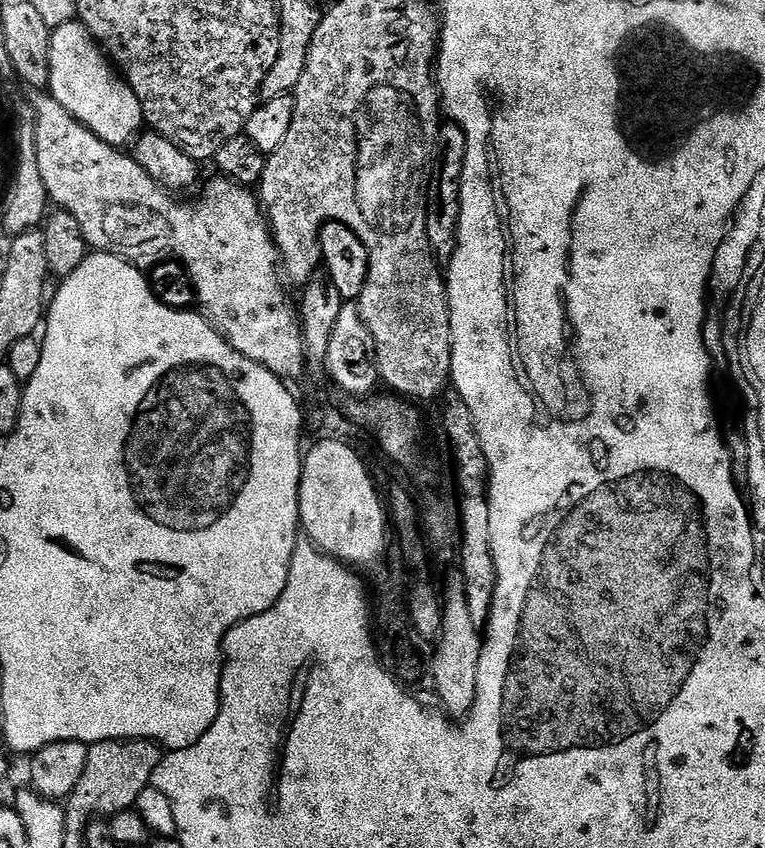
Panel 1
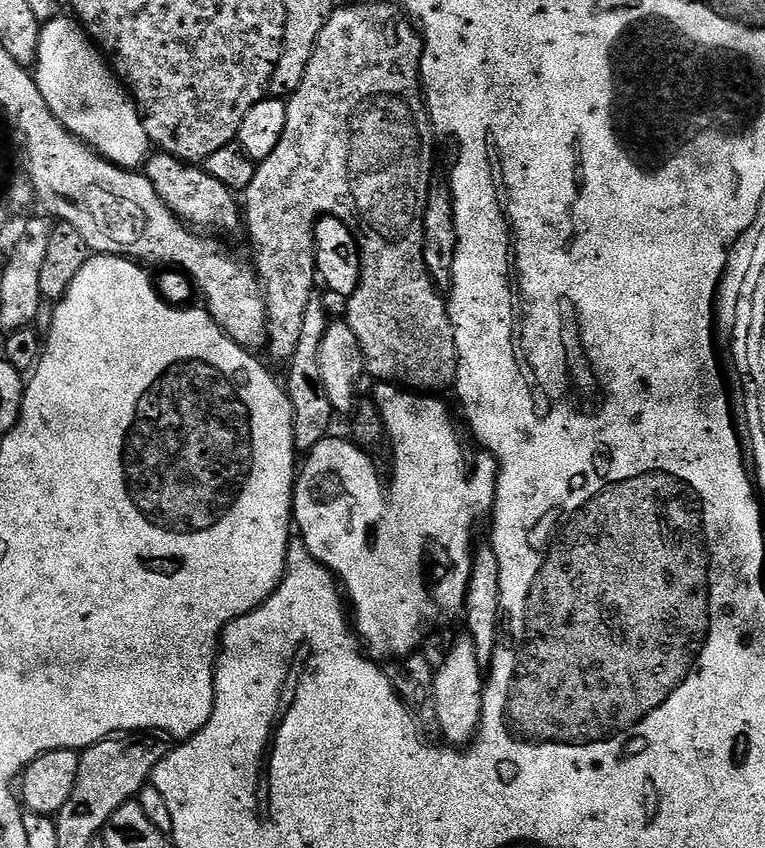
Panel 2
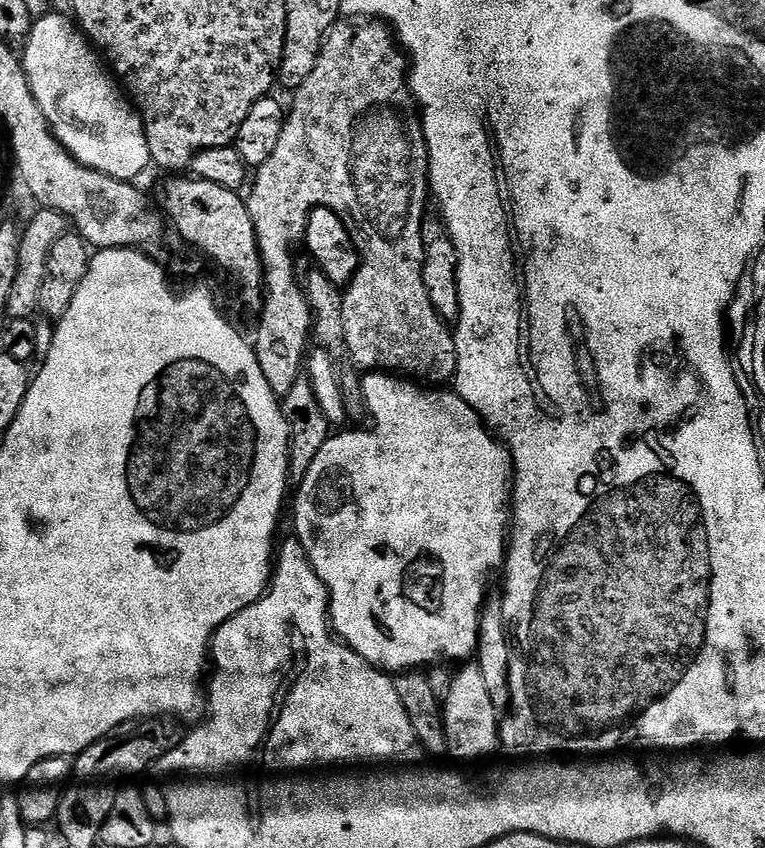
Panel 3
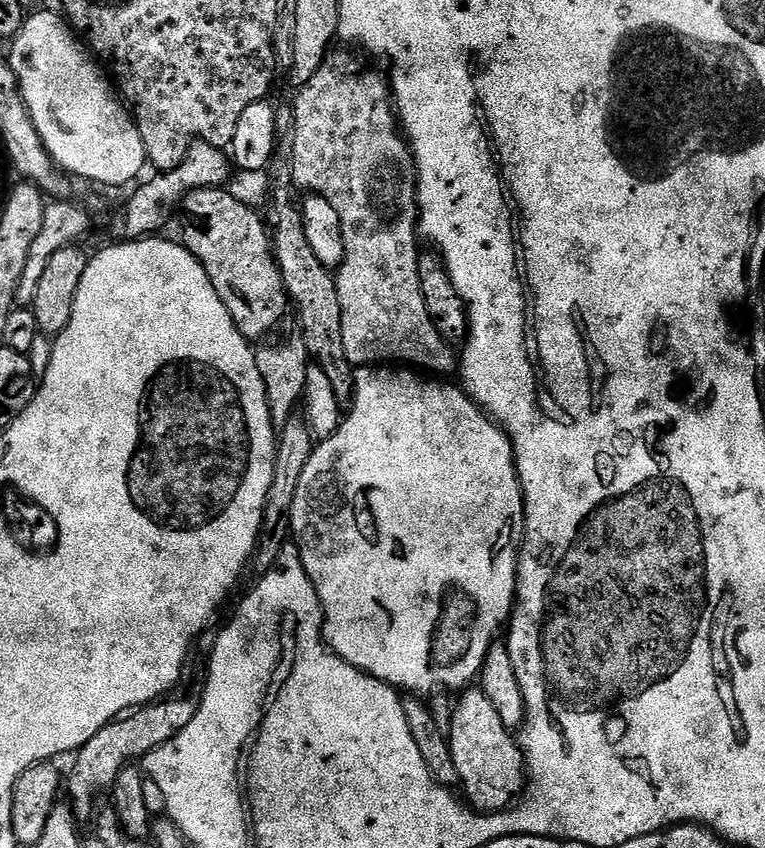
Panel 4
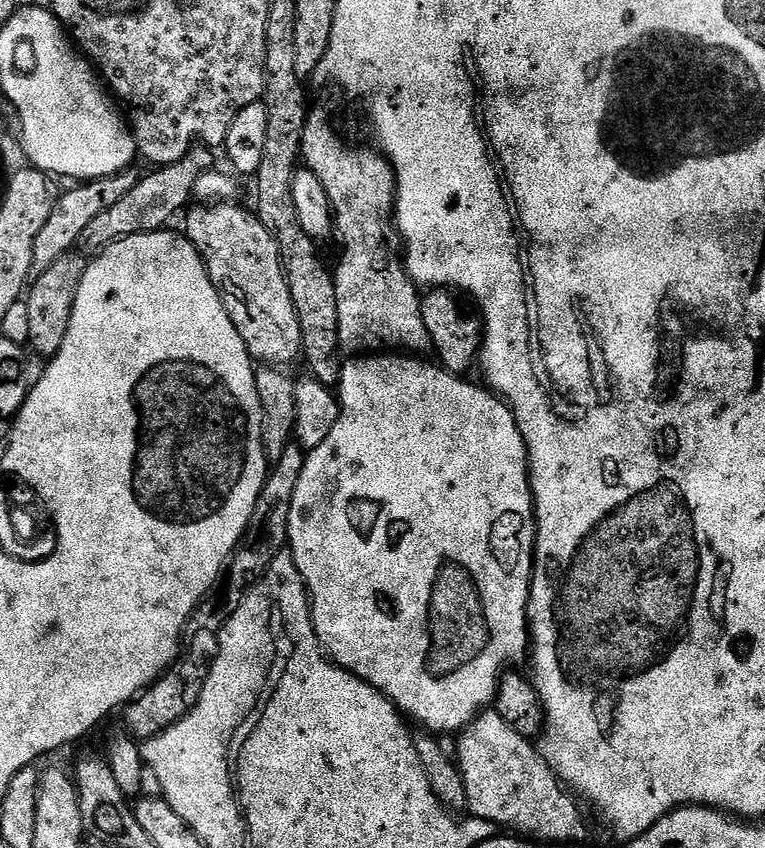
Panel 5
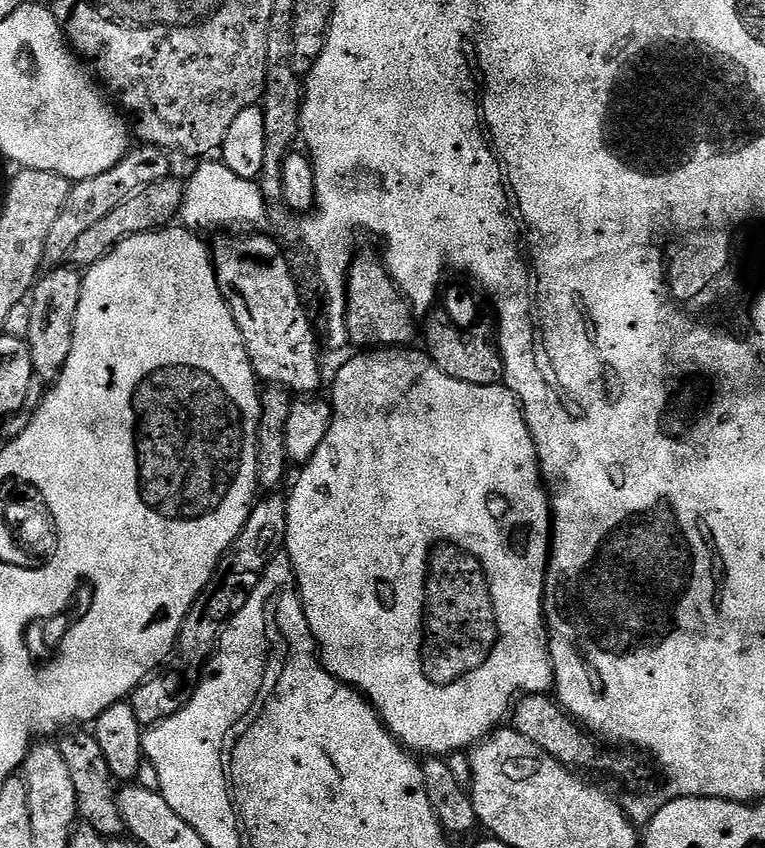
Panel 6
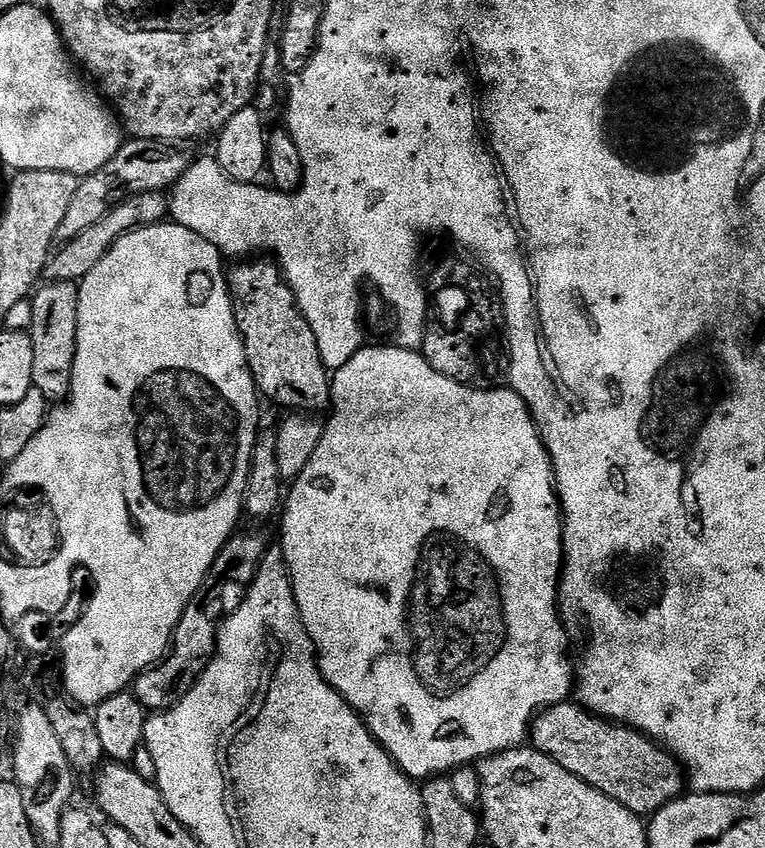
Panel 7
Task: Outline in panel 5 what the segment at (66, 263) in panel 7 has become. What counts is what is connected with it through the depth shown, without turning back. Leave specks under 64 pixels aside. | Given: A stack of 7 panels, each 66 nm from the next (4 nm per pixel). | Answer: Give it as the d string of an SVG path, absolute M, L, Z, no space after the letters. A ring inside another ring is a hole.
M197 146L190 149L178 162L157 167L149 176L141 175L136 181L134 190L130 190L126 198L121 198L116 205L110 206L110 210L102 210L102 214L98 214L98 218L93 218L90 226L82 230L79 247L85 253L99 254L126 236L167 229L171 225L168 223L179 214L180 208L182 212L189 207L198 178L202 178L204 172L213 171L212 156L214 156L213 149Z

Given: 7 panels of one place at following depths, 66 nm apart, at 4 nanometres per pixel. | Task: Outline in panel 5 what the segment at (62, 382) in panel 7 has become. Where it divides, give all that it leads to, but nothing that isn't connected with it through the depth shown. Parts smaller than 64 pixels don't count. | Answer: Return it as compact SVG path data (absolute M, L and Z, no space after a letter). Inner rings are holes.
M79 251L68 252L42 274L27 289L26 303L30 310L30 338L28 344L31 351L43 358L51 358L62 350L62 342L66 342L66 330L70 330L70 318L74 314L74 302L78 298L78 286L82 286L82 278L86 274L89 261Z

